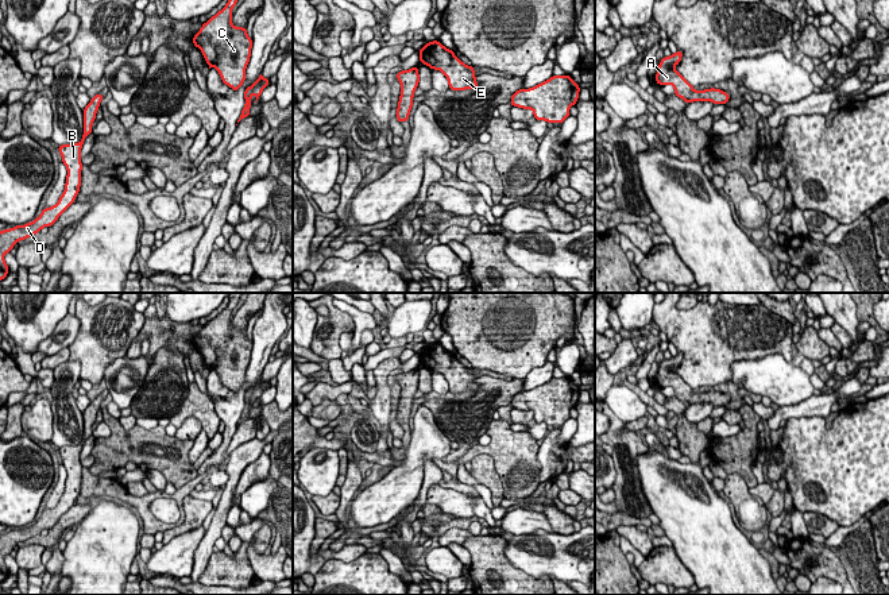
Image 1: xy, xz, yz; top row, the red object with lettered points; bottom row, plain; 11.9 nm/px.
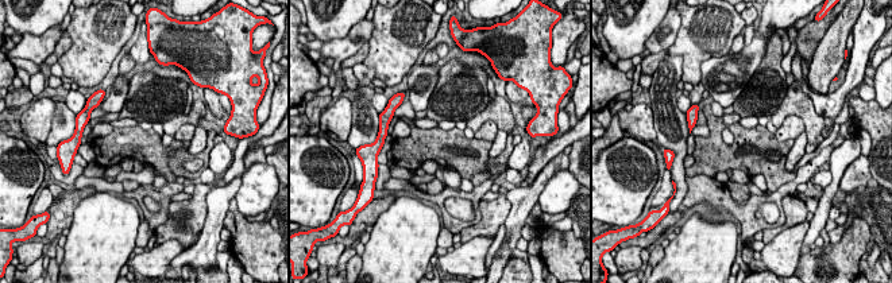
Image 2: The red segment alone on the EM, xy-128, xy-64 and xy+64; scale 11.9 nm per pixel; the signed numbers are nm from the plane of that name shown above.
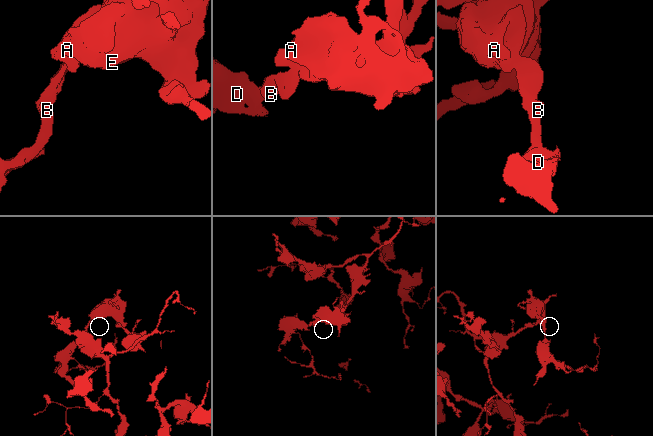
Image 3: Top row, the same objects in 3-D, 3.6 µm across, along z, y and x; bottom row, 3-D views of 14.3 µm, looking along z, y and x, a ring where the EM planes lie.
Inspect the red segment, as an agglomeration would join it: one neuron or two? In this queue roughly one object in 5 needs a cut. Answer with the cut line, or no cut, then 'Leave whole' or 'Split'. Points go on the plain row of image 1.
No split. Leave whole

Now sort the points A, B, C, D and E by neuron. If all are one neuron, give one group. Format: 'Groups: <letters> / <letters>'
Groups: A B C D E

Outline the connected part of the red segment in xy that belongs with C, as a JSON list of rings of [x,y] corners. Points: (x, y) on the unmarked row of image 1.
[[[231,293],[225,309],[202,327],[194,336],[193,347],[201,352],[209,371],[212,368],[219,374],[223,385],[236,394],[246,382],[246,371],[250,364],[252,341],[247,337],[247,329],[235,329],[232,327],[232,310],[240,300],[240,293]]]

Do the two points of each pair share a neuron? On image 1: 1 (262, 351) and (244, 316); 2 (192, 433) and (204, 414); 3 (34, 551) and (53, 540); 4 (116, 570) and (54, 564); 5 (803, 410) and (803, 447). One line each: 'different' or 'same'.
1: different
2: different
3: different
4: different
5: different

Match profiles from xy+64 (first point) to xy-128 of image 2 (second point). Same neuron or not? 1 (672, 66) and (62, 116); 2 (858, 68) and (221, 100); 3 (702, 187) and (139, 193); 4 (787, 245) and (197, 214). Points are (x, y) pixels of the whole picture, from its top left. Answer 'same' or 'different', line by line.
1: same
2: different
3: same
4: different

